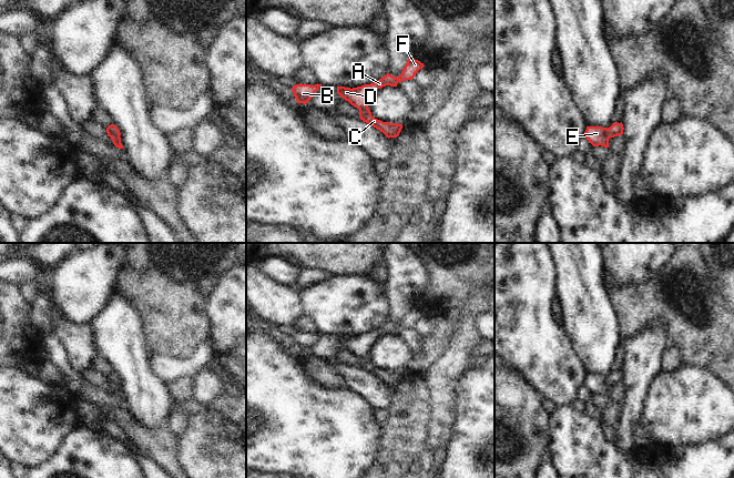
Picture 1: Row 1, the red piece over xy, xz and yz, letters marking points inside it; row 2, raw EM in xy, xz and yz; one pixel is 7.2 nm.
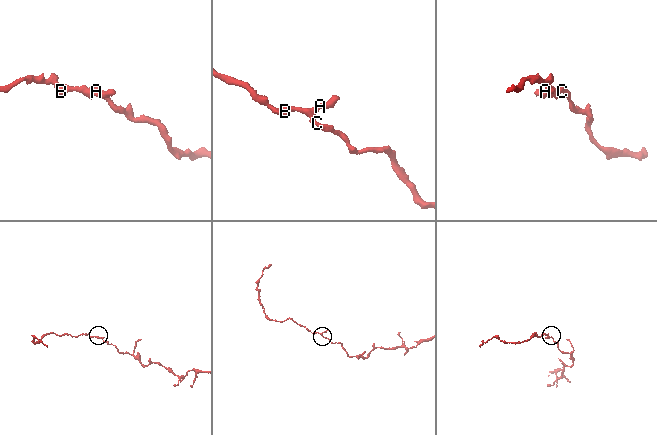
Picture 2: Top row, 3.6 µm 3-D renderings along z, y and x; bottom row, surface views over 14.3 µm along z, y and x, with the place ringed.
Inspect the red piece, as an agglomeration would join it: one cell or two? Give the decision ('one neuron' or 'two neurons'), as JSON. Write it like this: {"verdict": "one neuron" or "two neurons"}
{"verdict": "one neuron"}

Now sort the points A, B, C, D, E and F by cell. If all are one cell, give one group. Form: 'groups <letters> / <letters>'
groups A B C D E F

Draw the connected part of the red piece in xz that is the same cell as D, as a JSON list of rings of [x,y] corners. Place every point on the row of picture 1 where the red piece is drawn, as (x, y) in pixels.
[[[408,59],[405,68],[401,71],[401,74],[398,78],[395,78],[394,75],[387,73],[377,82],[370,84],[365,84],[353,89],[337,87],[337,93],[359,110],[360,120],[383,132],[388,139],[397,138],[402,129],[402,124],[388,123],[375,119],[368,108],[369,101],[378,89],[386,85],[397,87],[398,82],[412,80],[416,73],[424,67],[424,63],[421,63],[420,61]]]

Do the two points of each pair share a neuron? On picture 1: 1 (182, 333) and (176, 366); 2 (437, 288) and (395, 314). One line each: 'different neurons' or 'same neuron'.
1: different neurons
2: different neurons

